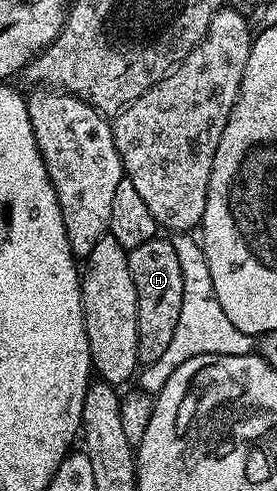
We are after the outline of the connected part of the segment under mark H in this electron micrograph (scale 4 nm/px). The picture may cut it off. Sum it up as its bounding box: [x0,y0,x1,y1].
[128,236,183,367]

